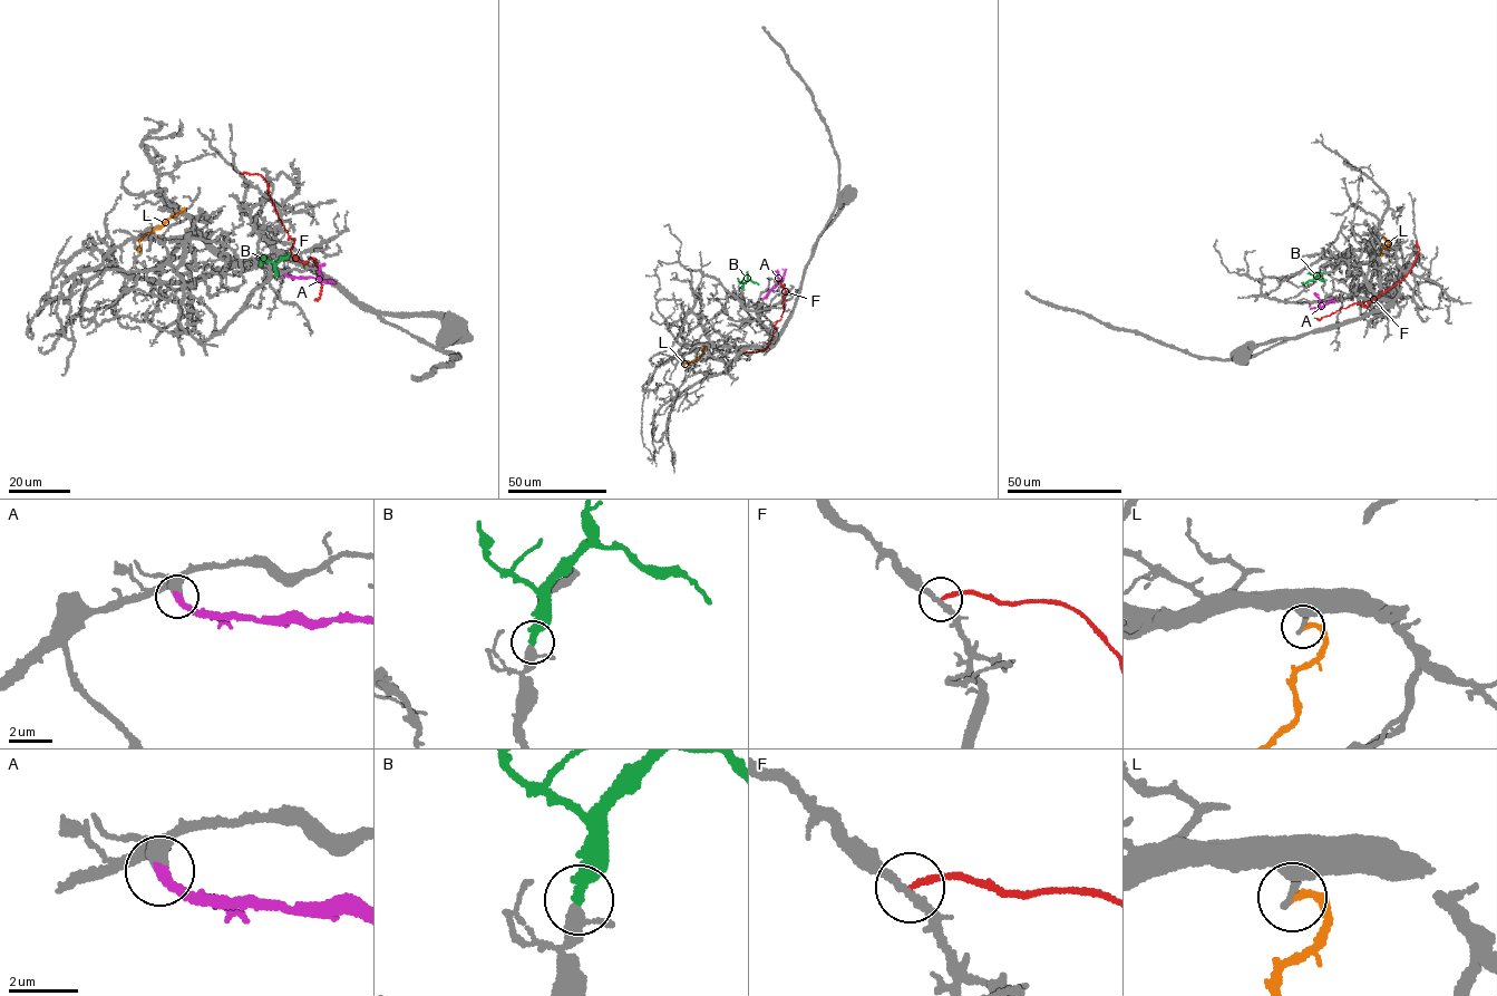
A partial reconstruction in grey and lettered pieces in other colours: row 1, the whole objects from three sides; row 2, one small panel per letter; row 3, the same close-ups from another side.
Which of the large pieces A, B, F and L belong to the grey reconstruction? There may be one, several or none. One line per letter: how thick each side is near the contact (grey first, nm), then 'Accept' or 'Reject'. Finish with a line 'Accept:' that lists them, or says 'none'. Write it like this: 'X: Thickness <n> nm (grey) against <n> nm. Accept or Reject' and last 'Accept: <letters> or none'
A: Thickness 360 nm (grey) against 320 nm. Accept
B: Thickness 280 nm (grey) against 360 nm. Accept
F: Thickness 200 nm (grey) against 170 nm. Reject
L: Thickness 180 nm (grey) against 200 nm. Reject
Accept: A, B

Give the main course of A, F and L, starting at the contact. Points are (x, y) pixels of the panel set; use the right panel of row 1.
A: (1335, 298), (1321, 306), (1315, 296), (1319, 296)
F: (1416, 241), (1419, 249), (1412, 267), (1401, 281), (1367, 306), (1353, 303), (1320, 320), (1314, 318)
L: (1382, 237), (1389, 247), (1381, 250), (1382, 255)

